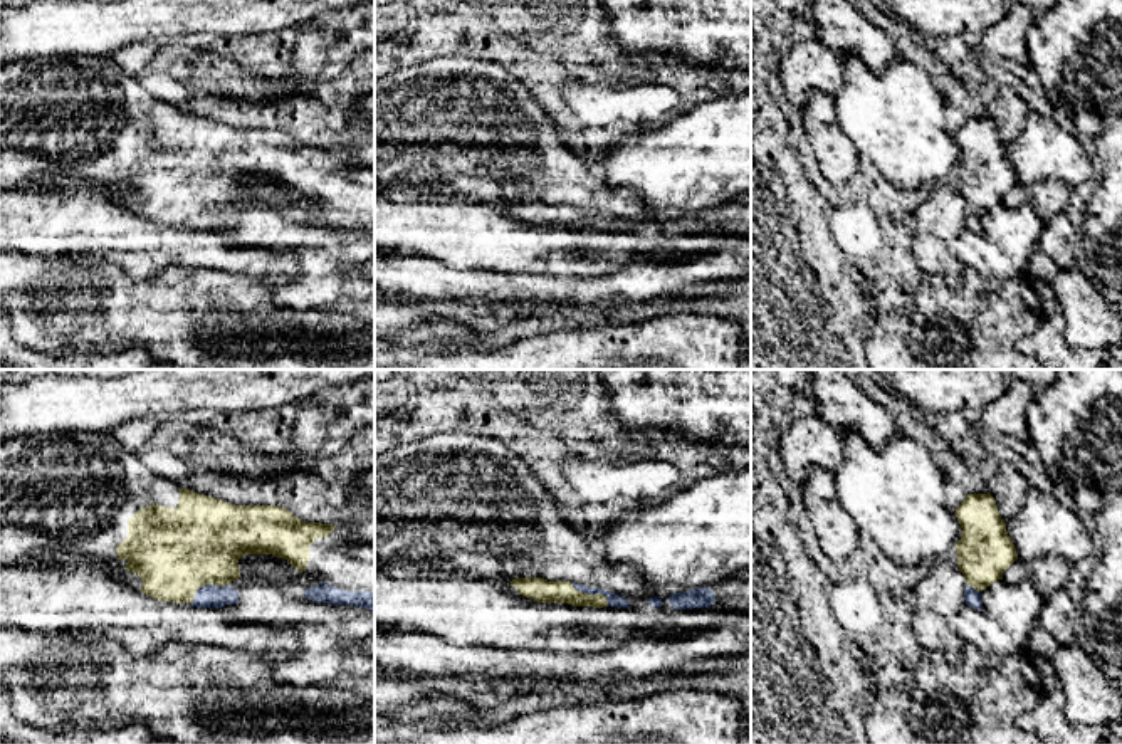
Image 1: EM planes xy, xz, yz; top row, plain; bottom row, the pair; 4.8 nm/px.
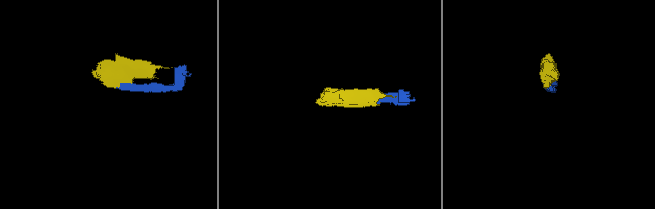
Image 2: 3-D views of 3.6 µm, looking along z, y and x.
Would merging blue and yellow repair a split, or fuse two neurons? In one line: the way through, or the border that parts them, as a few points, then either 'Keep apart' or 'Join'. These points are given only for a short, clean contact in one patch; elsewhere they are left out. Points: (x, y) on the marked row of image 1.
Path across: xz (613, 600), (592, 593), (540, 590). Join

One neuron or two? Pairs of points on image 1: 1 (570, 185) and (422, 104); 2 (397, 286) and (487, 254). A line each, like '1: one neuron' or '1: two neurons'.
1: one neuron
2: two neurons

